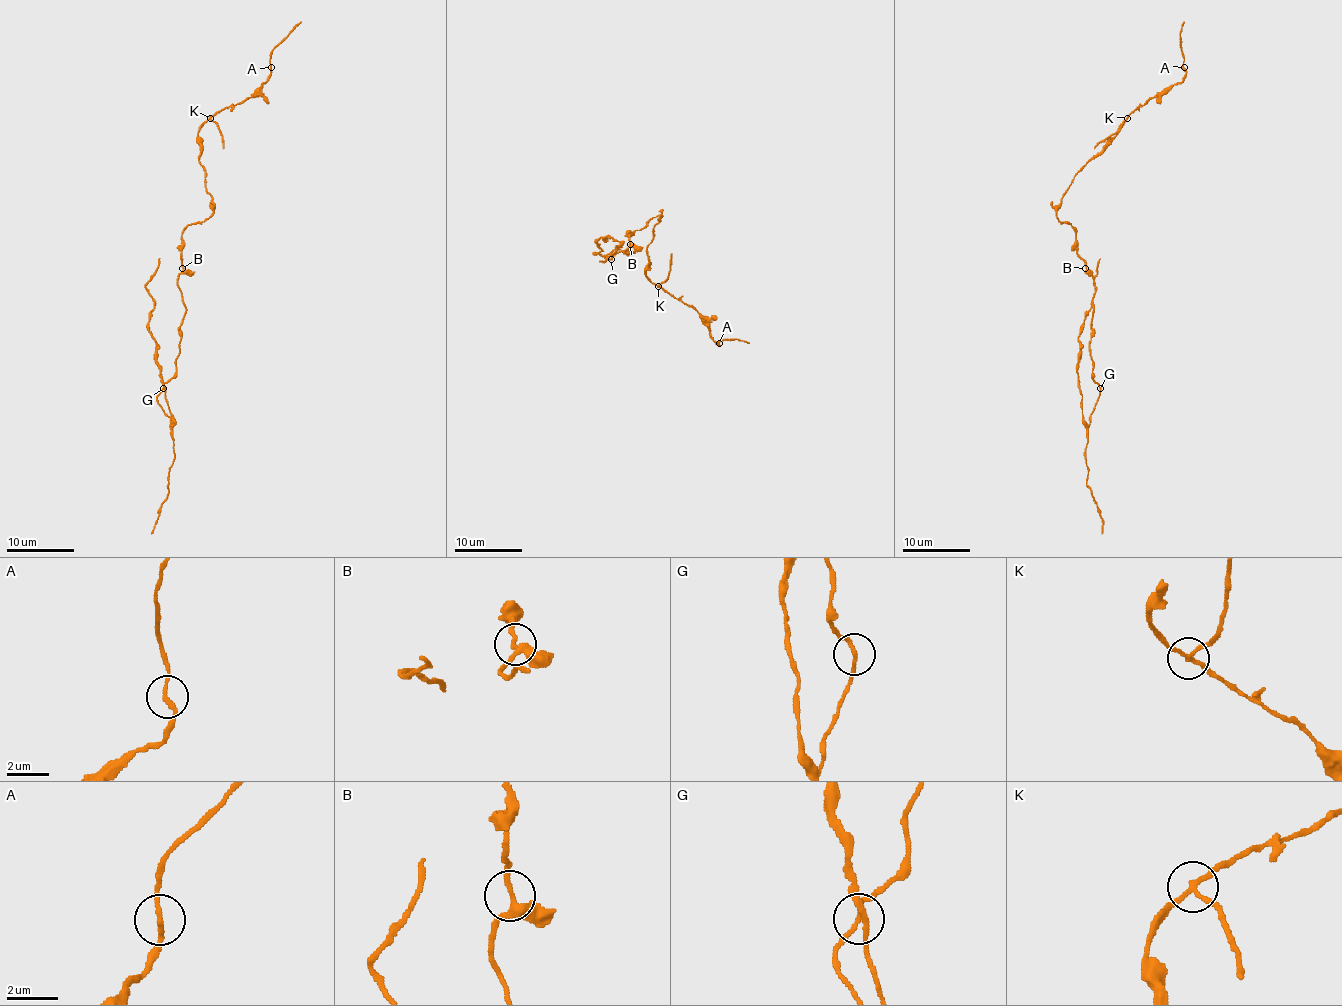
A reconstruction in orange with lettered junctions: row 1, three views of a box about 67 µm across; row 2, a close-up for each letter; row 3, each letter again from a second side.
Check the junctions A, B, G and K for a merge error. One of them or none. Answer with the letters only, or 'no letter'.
K

